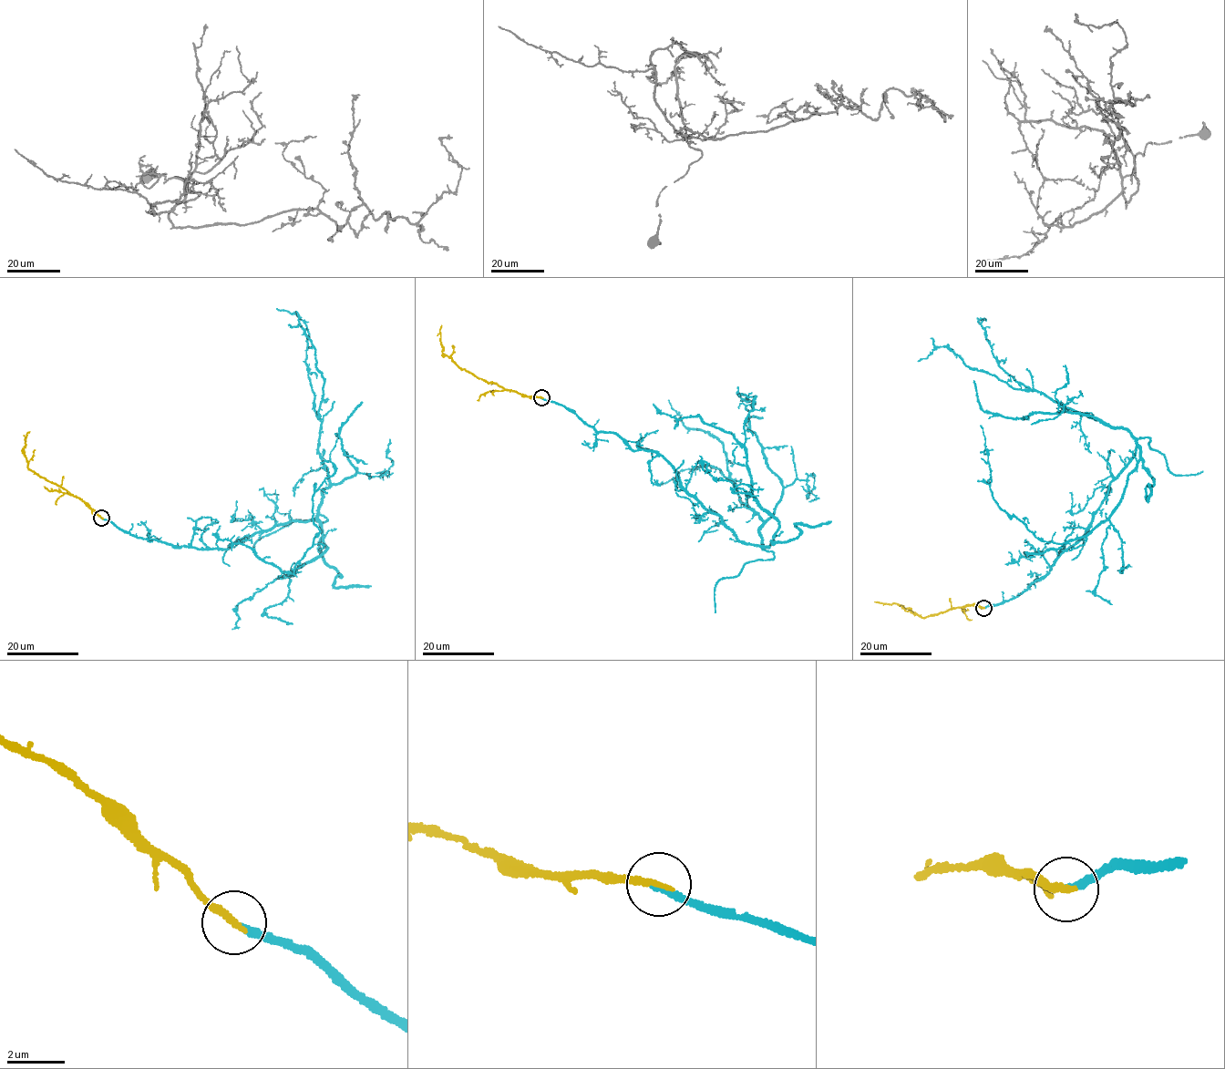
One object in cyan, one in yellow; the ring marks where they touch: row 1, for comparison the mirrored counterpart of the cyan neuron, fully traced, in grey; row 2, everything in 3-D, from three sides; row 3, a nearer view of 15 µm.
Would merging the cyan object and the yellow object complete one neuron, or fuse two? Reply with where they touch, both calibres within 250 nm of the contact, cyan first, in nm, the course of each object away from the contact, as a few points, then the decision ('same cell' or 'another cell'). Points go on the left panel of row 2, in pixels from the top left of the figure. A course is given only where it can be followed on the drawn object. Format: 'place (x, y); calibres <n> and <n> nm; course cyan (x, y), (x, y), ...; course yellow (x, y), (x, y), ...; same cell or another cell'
place (101, 518); calibres 190 and 280 nm; course cyan (101, 518), (221, 550), (316, 519), (327, 549), (292, 575), (319, 530), (313, 496), (337, 438); course yellow (102, 518), (79, 498), (28, 468), (23, 450), (29, 431); same cell

